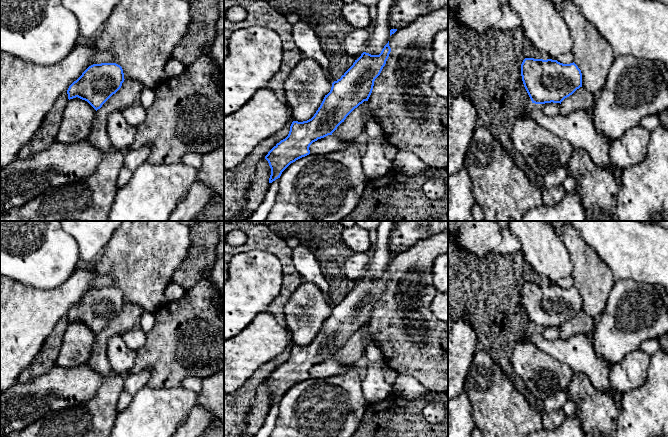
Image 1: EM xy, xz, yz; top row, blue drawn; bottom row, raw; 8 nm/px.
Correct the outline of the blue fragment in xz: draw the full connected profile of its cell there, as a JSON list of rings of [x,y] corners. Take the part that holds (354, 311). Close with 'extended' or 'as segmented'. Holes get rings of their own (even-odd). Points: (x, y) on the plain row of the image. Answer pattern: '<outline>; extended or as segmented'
[[[388,267],[384,270],[379,279],[371,279],[363,276],[355,284],[353,289],[332,307],[330,316],[325,319],[320,331],[314,340],[303,346],[293,345],[288,360],[277,367],[265,380],[271,392],[269,407],[280,402],[282,396],[296,384],[310,378],[310,369],[318,363],[324,362],[337,353],[344,346],[346,341],[364,325],[368,325],[374,310],[375,303],[380,299],[391,276]]]; as segmented

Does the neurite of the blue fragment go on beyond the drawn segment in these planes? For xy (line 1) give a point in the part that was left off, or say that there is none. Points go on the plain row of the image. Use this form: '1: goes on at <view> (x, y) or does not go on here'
1: does not go on here

